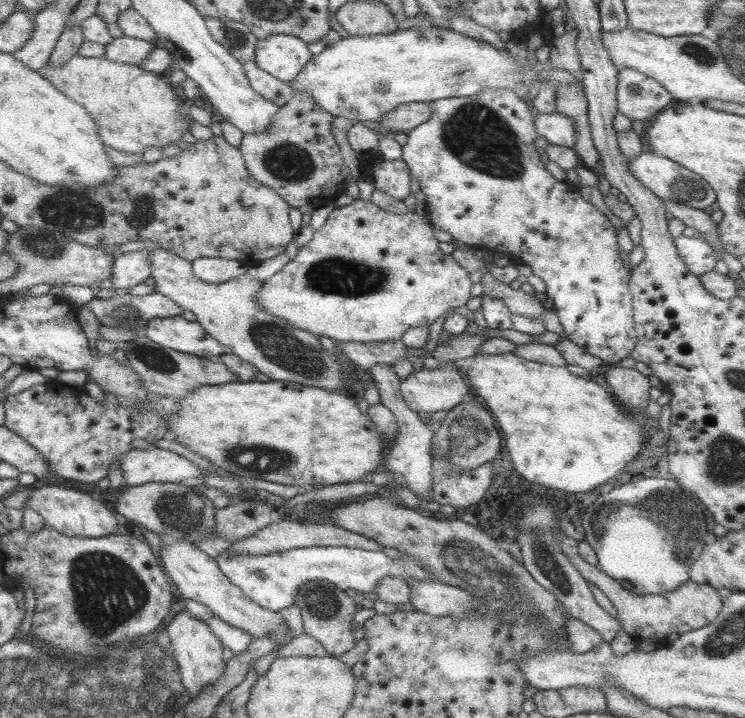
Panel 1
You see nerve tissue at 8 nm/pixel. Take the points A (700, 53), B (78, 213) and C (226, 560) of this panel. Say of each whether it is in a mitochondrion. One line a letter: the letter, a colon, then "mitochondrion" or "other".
A: mitochondrion
B: mitochondrion
C: other

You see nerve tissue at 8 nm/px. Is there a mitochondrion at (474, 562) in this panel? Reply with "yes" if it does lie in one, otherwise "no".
yes

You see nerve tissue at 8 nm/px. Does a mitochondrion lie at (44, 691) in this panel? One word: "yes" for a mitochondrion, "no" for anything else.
yes

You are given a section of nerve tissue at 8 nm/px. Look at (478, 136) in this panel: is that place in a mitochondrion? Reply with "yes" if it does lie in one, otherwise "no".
yes

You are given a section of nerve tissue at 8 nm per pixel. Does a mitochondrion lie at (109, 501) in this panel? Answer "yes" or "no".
no

